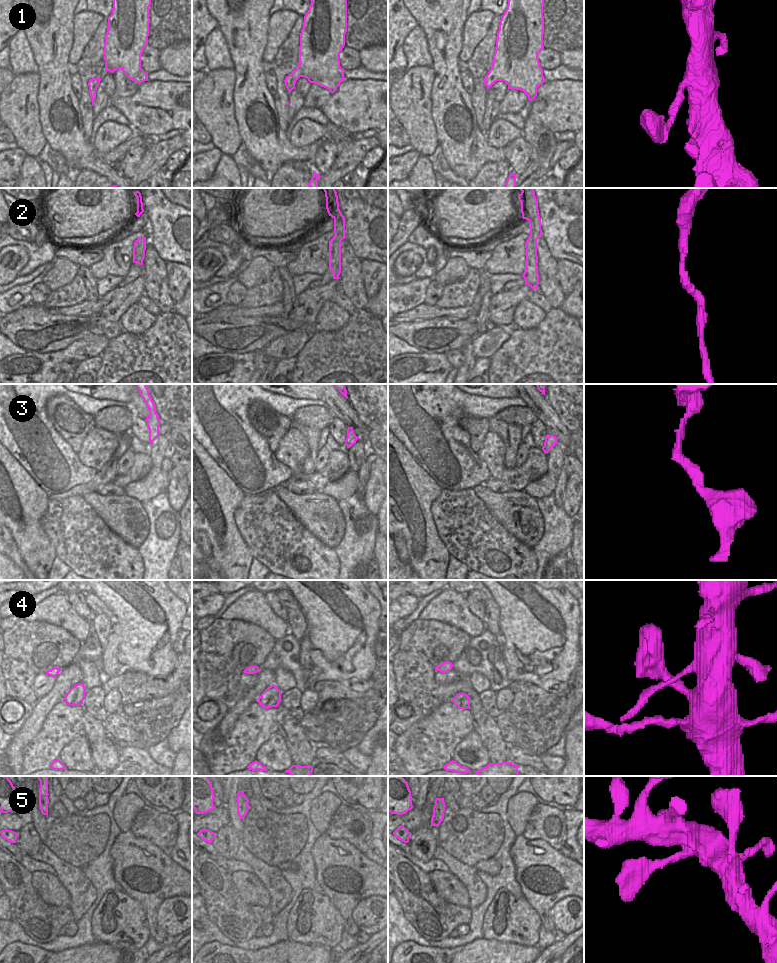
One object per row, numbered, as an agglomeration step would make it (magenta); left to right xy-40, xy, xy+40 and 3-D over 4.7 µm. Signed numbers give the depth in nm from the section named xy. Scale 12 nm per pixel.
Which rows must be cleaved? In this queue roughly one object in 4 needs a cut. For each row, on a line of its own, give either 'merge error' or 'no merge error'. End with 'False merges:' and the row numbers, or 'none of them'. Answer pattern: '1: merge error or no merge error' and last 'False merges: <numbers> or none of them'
1: no merge error
2: no merge error
3: no merge error
4: merge error
5: no merge error
False merges: 4

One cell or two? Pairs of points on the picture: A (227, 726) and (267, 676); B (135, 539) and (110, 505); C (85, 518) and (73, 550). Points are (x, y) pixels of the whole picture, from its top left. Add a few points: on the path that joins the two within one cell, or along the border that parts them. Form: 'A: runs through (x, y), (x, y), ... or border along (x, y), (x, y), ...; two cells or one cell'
A: runs through (233, 714), (258, 688); one cell
B: runs through (133, 531), (118, 513); one cell
C: runs through (79, 526), (79, 542); one cell

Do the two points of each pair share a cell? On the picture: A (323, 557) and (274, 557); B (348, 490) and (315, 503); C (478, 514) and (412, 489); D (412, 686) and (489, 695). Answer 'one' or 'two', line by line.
A: one
B: two
C: two
D: two

